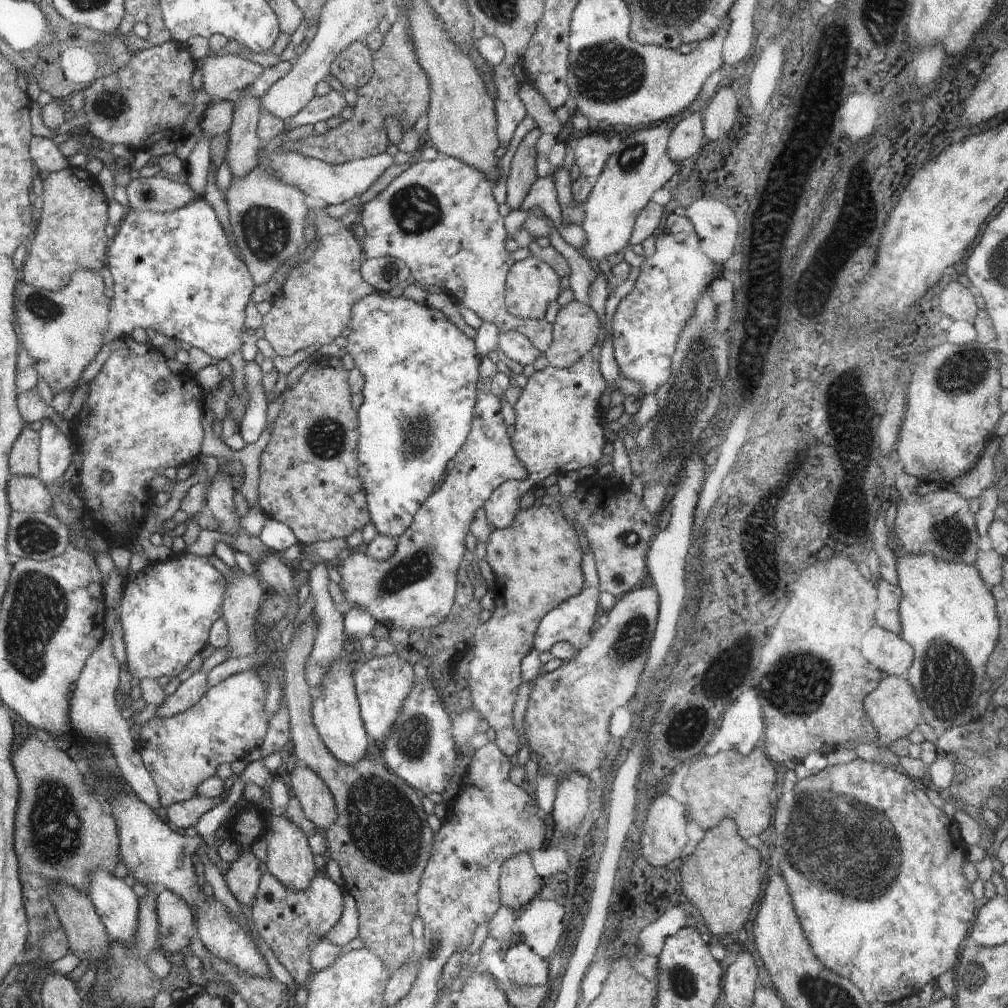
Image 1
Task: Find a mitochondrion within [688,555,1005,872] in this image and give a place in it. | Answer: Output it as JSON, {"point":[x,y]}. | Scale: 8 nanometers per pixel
{"point":[801,683]}

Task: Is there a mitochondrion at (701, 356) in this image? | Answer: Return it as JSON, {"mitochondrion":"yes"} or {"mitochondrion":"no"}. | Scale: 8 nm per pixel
{"mitochondrion":"yes"}

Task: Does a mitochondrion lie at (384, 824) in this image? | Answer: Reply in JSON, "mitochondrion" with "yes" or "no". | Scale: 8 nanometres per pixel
{"mitochondrion":"yes"}

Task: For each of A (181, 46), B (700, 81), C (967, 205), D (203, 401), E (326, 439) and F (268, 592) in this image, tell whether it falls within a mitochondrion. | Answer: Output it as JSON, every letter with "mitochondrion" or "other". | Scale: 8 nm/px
{"A":"other","B":"other","C":"other","D":"other","E":"mitochondrion","F":"other"}

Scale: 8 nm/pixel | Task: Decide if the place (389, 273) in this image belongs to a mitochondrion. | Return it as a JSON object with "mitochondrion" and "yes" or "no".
{"mitochondrion":"yes"}

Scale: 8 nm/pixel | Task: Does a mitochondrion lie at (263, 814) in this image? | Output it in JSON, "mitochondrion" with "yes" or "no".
{"mitochondrion":"no"}

